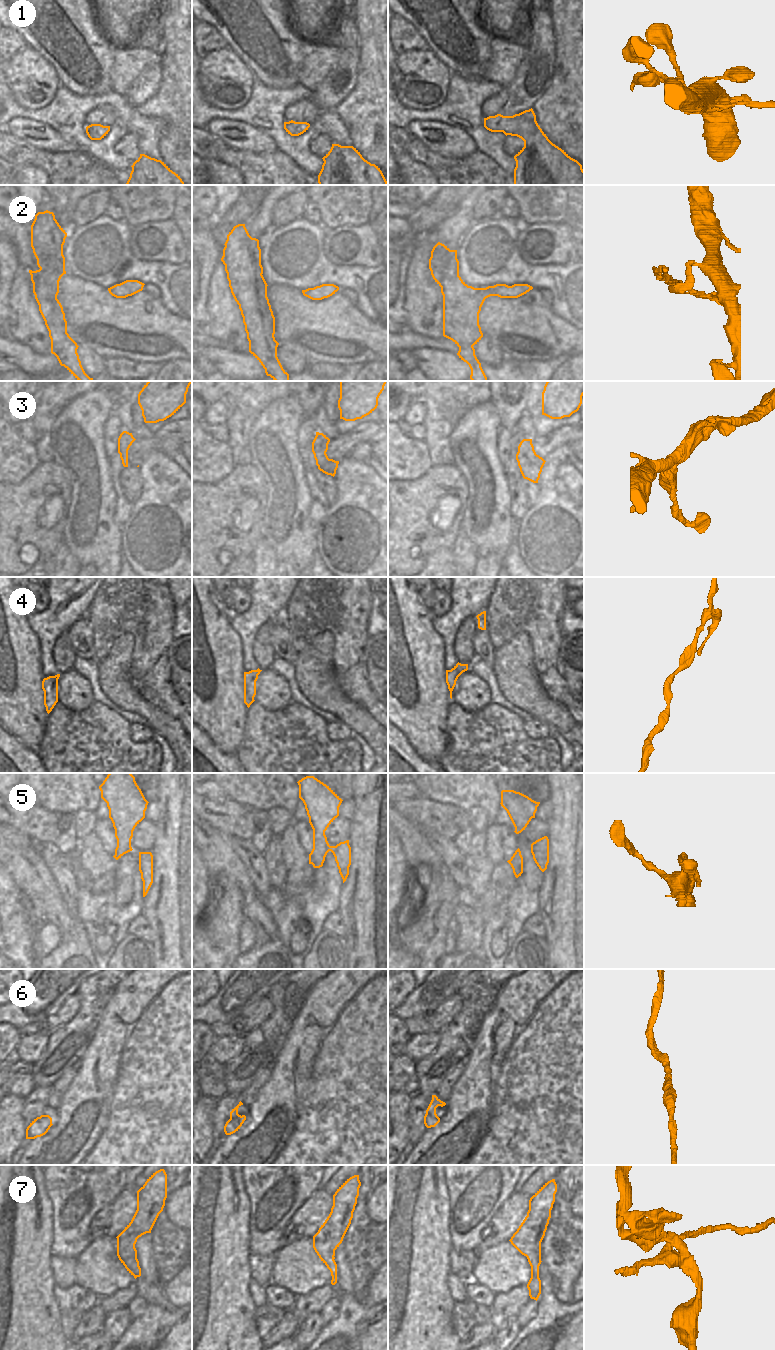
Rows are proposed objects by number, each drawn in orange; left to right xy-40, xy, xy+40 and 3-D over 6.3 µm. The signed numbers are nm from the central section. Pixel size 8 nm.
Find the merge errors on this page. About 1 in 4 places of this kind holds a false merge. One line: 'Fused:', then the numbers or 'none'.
Fused: 2, 7

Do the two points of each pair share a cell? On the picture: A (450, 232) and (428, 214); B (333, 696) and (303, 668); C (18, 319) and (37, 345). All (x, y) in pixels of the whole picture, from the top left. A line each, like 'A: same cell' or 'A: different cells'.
A: different cells
B: same cell
C: same cell

